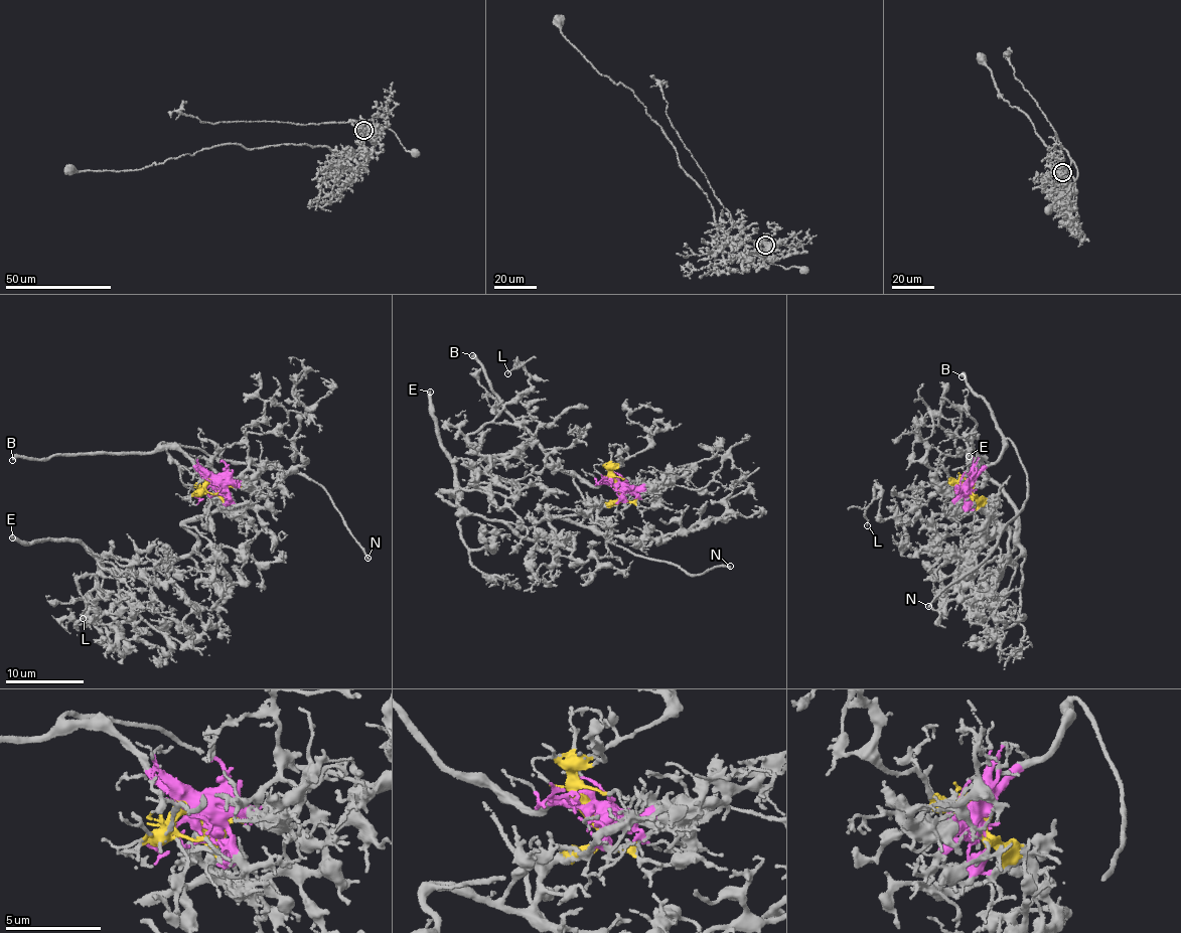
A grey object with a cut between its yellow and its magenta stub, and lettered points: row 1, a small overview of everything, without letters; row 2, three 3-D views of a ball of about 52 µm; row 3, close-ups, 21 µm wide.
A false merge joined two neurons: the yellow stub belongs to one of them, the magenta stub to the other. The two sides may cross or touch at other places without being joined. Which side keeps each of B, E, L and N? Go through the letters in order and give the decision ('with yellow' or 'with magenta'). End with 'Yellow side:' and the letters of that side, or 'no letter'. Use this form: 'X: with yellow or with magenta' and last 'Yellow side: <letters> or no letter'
B: with magenta
E: with yellow
L: with yellow
N: with magenta
Yellow side: E, L

